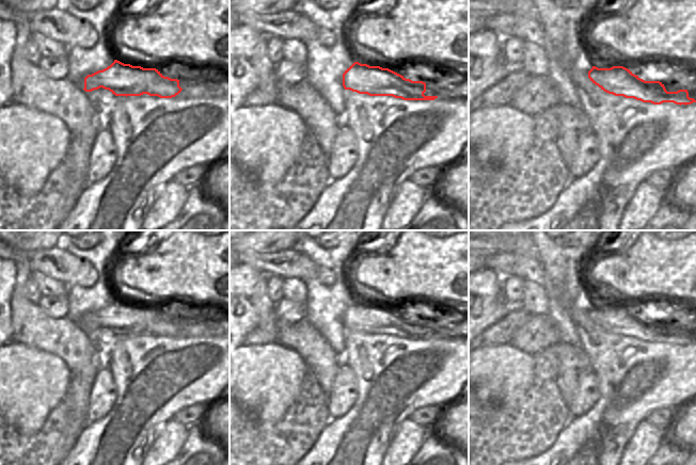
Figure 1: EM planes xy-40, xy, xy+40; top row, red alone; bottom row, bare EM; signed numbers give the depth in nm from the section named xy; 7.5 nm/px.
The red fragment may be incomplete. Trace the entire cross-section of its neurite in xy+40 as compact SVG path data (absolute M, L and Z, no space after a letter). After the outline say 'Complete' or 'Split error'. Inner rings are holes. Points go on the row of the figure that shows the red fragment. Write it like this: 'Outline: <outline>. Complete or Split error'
Outline: M592 66L588 78L601 90L615 96L634 98L653 105L696 103L696 84L687 90L667 92L660 81L645 81L623 66L598 68Z. Split error.

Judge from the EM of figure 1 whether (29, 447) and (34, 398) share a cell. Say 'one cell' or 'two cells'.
two cells

